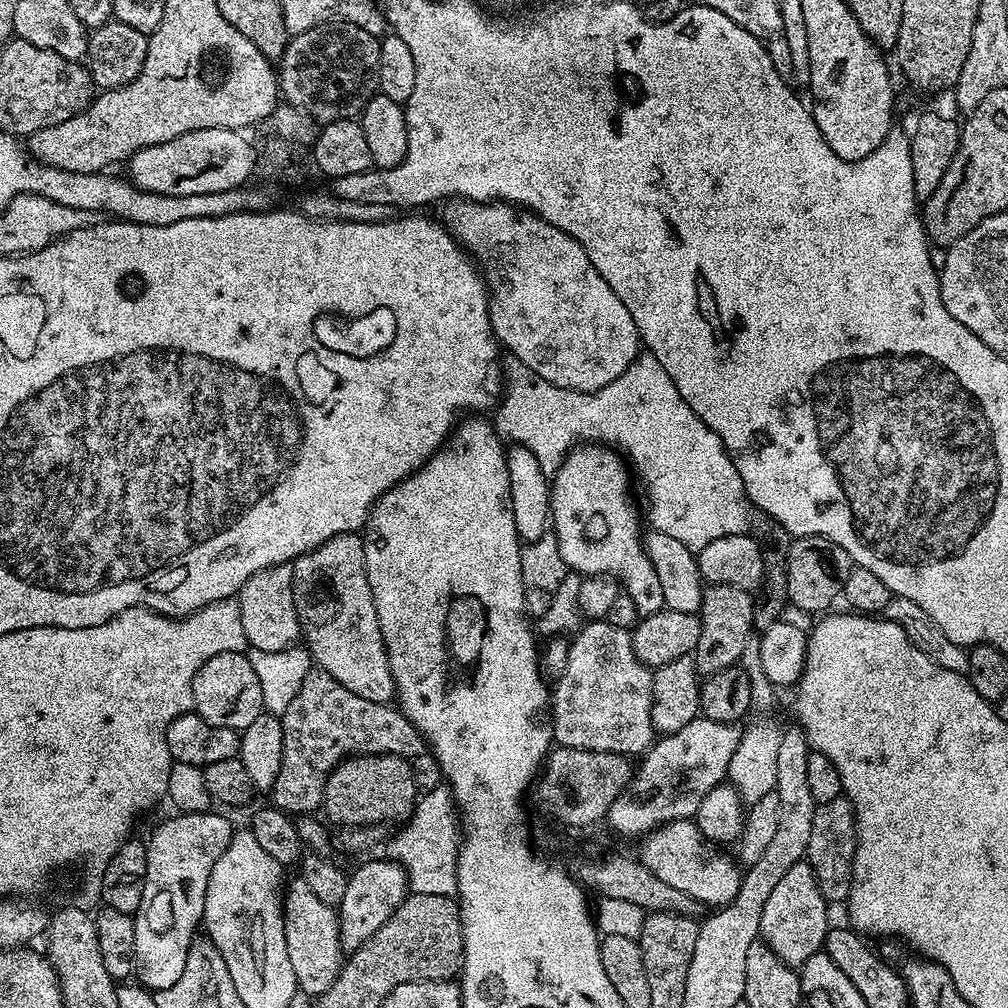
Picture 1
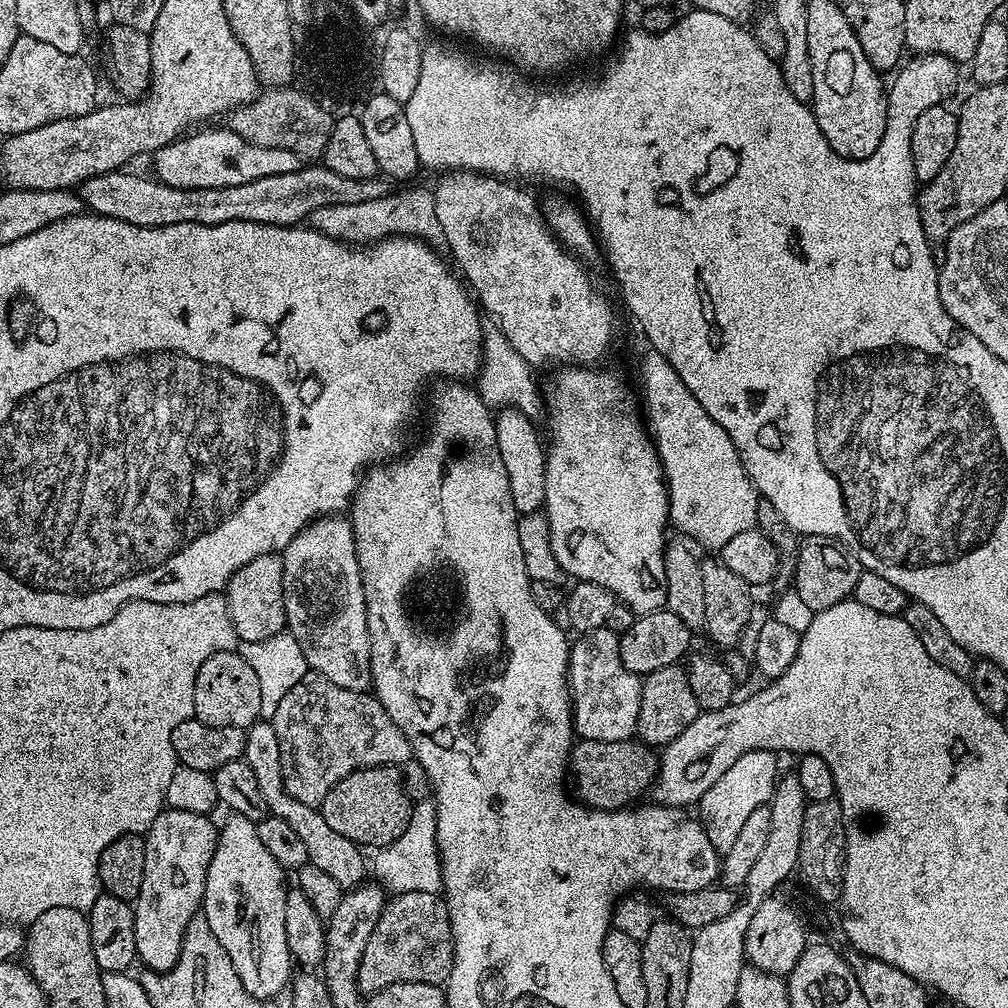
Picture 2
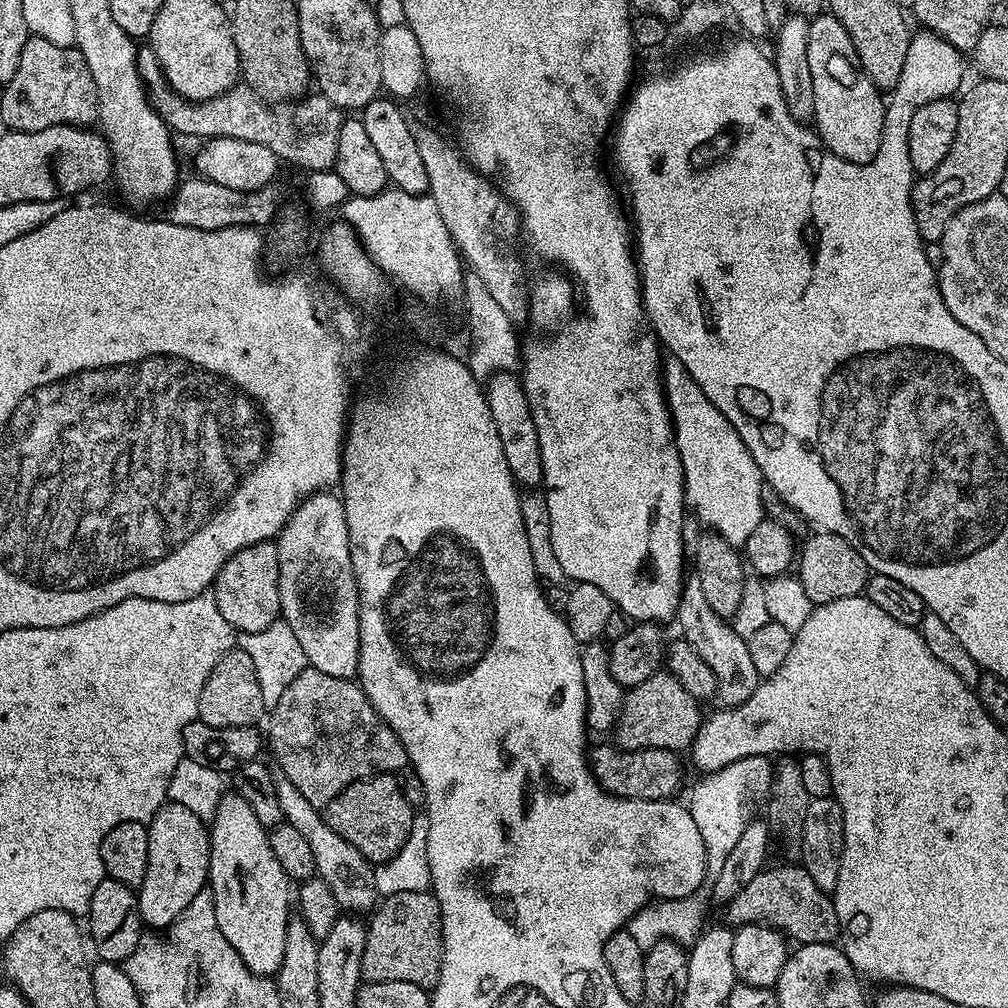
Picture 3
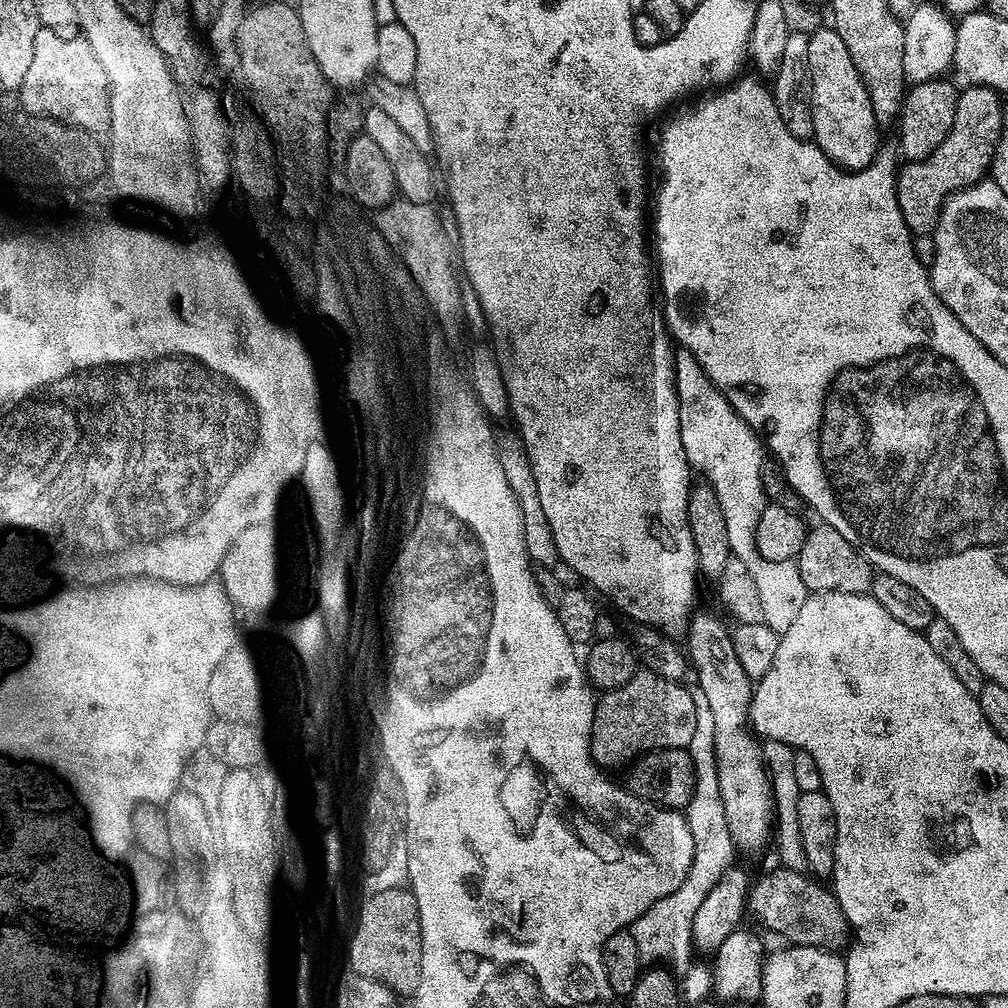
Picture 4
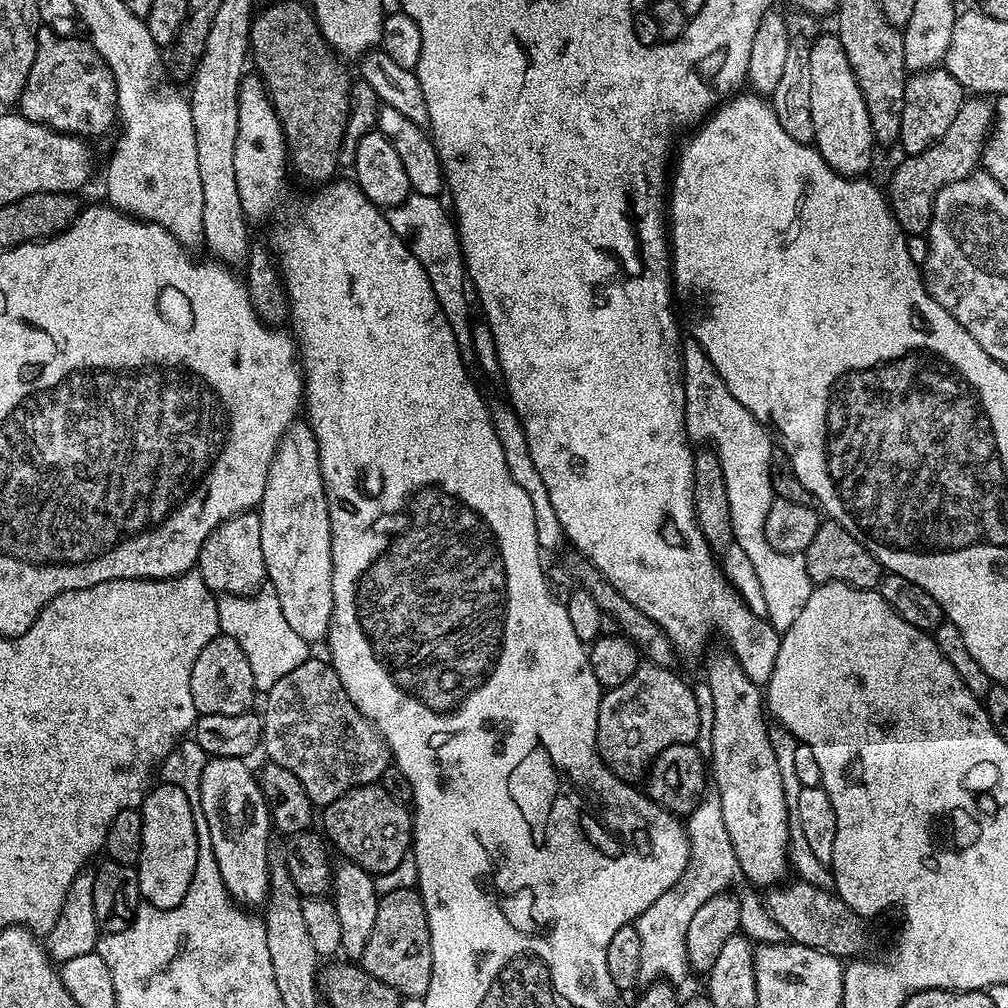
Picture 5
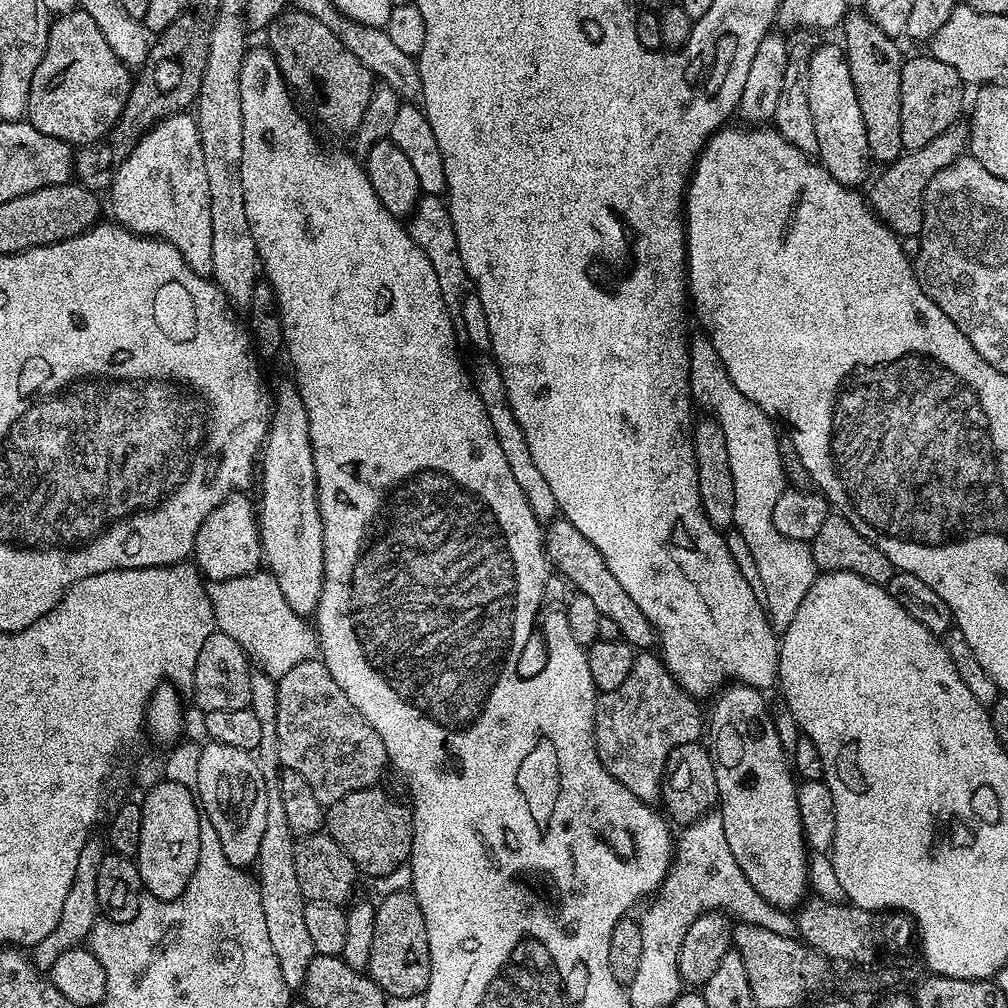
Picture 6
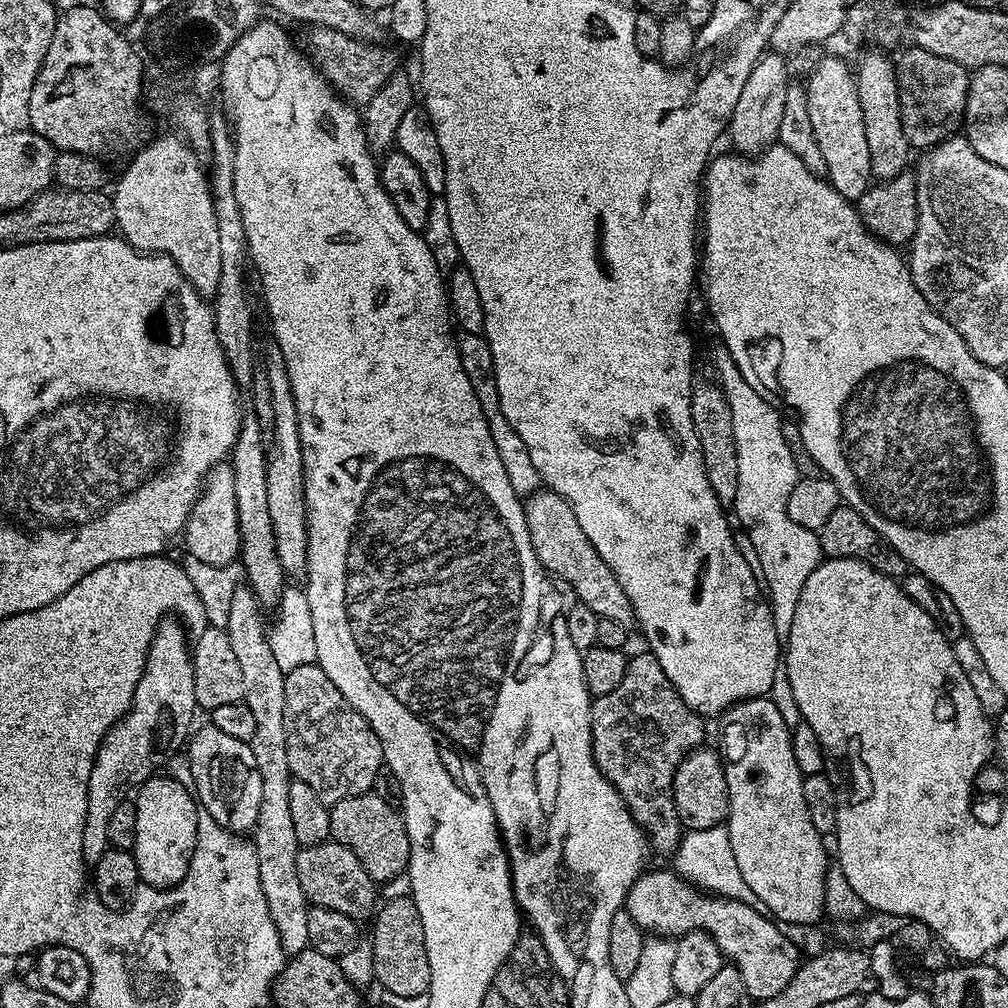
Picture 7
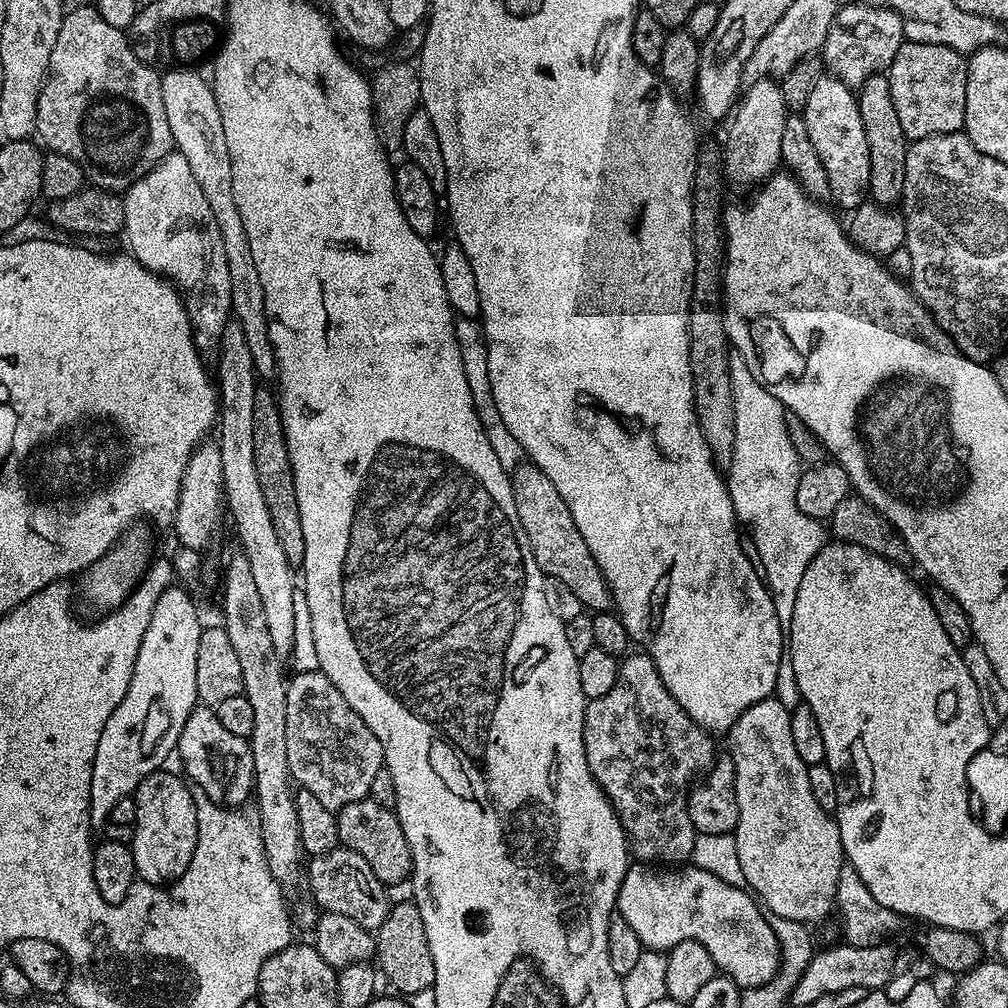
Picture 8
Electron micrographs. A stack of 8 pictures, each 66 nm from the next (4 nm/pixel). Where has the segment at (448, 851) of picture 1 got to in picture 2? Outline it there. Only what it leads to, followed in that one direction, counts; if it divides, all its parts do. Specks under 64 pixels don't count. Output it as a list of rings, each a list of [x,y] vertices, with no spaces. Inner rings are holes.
[[[435,799],[417,800],[412,805],[410,822],[406,830],[394,838],[394,842],[377,848],[367,857],[366,863],[385,893],[401,896],[411,892],[437,894],[444,887],[440,851],[436,841],[436,802]]]

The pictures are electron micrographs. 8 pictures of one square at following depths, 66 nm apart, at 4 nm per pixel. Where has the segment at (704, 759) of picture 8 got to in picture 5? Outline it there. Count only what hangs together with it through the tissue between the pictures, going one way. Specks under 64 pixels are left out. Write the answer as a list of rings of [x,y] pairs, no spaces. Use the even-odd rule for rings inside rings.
[[[649,662],[637,663],[634,674],[622,682],[622,686],[607,689],[601,695],[598,706],[598,730],[596,731],[596,753],[604,765],[621,780],[636,782],[647,773],[648,765],[656,755],[671,744],[690,744],[700,737],[698,722],[698,696],[680,676],[675,676],[671,667],[662,667]]]

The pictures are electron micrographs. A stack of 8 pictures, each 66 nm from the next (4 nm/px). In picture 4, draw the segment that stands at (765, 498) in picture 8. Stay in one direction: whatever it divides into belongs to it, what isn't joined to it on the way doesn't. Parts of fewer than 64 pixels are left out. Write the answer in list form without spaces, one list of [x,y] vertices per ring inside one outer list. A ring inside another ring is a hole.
[[[677,351],[674,359],[676,397],[686,458],[699,475],[701,472],[708,479],[707,487],[716,496],[718,506],[722,506],[722,514],[726,518],[726,538],[730,542],[733,557],[743,562],[745,570],[758,586],[763,624],[782,634],[794,626],[810,593],[806,582],[802,582],[799,563],[791,560],[770,562],[762,558],[756,545],[758,518],[762,518],[766,503],[760,477],[766,459],[765,445],[758,433],[732,409],[727,398],[710,382],[700,363],[689,352]]]

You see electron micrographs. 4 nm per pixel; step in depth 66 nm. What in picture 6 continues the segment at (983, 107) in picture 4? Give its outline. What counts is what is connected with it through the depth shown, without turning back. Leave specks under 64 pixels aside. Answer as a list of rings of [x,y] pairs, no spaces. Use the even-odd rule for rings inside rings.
[[[967,123],[951,124],[934,142],[922,146],[922,150],[904,152],[897,160],[883,169],[884,172],[876,181],[871,181],[872,189],[866,192],[866,199],[873,212],[887,224],[891,232],[901,238],[919,237],[924,217],[924,195],[926,186],[938,170],[950,166],[961,156],[965,155],[970,144],[970,128]]]

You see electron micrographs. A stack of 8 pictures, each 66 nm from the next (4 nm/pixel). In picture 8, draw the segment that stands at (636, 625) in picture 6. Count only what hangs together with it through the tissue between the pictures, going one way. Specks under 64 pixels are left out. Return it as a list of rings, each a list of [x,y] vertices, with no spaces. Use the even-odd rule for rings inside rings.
[[[531,462],[521,464],[510,479],[518,522],[522,522],[522,530],[526,530],[534,562],[538,562],[545,577],[565,584],[589,613],[609,611],[613,607],[612,590],[600,573],[598,562],[594,562],[594,554],[590,554],[590,546],[586,546],[586,538],[582,538],[562,494],[558,494],[558,486]]]

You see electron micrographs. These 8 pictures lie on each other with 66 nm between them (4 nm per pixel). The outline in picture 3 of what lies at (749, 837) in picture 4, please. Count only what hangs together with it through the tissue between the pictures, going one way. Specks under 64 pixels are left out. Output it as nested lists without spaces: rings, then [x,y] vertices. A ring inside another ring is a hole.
[[[695,574],[689,575],[682,584],[680,601],[676,607],[675,623],[680,623],[679,635],[697,651],[699,658],[713,671],[717,680],[716,696],[724,706],[735,706],[746,702],[760,685],[761,676],[754,670],[754,658],[750,658],[748,641],[739,637],[725,617],[714,614],[706,594],[702,591],[702,582]]]

